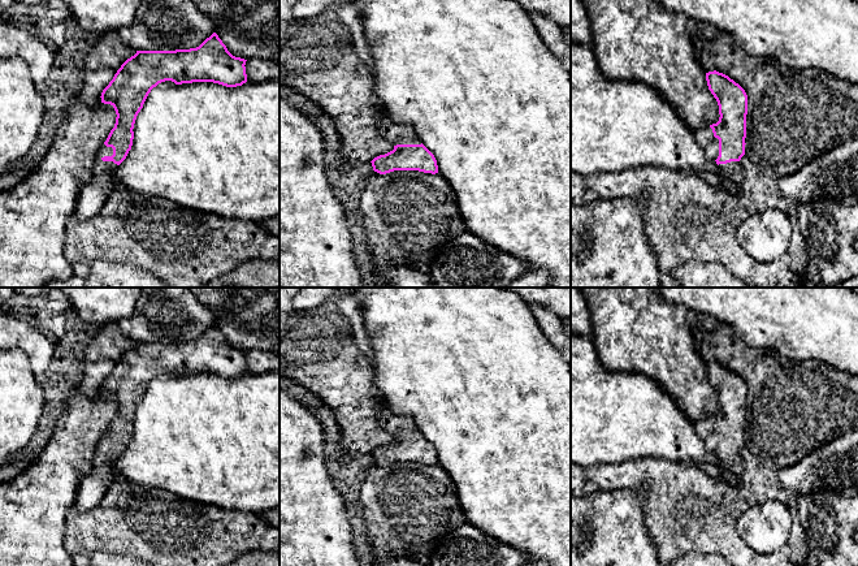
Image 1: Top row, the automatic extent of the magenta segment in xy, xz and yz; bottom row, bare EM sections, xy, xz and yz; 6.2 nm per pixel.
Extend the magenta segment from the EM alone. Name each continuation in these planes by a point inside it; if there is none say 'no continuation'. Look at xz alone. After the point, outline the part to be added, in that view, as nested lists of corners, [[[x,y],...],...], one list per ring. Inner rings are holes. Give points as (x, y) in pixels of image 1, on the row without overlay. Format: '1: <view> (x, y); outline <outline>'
1: xz (397, 424); outline [[[387,407],[382,409],[378,414],[378,423],[393,437],[396,436],[421,436],[421,432],[415,424],[415,420],[410,416],[402,416],[394,414]]]

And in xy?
1: xy (92, 487); outline [[[101,436],[98,451],[92,458],[90,471],[82,478],[74,507],[78,514],[95,509],[104,497],[108,487],[114,481],[114,462],[118,458],[113,453],[103,453],[104,448],[112,448],[113,440]]]

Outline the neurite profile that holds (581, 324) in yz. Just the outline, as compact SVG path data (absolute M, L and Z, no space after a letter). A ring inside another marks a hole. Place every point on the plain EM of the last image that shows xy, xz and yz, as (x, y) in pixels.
M571 288L571 334L593 337L593 323L580 288Z

